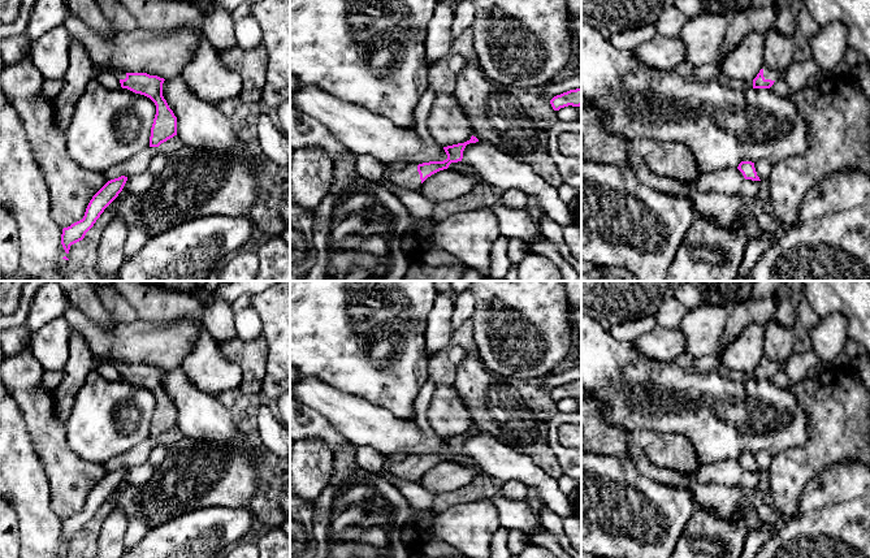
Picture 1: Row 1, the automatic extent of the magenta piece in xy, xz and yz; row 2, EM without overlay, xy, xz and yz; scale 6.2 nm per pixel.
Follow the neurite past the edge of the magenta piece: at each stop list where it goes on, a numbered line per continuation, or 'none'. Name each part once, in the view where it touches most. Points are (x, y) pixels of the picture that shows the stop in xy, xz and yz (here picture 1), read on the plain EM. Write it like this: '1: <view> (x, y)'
1: yz (769, 364)

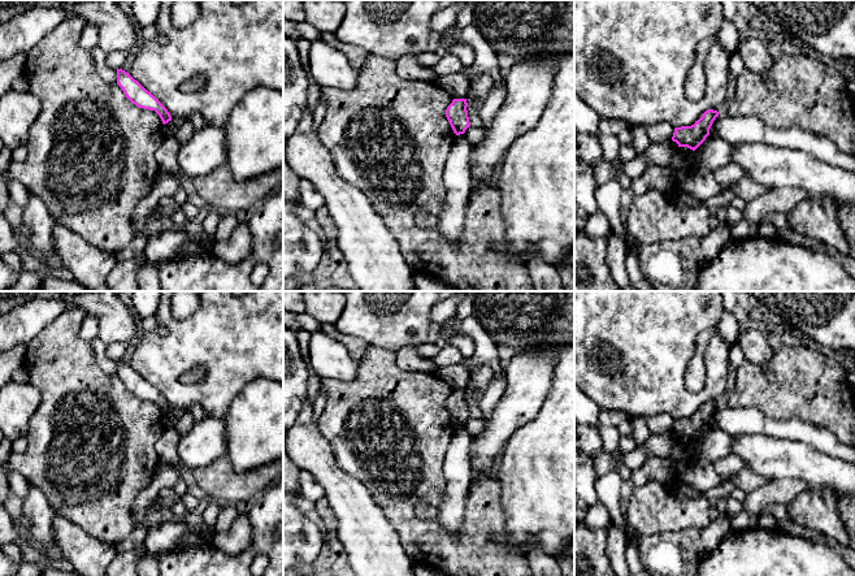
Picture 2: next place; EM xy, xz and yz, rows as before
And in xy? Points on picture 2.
none

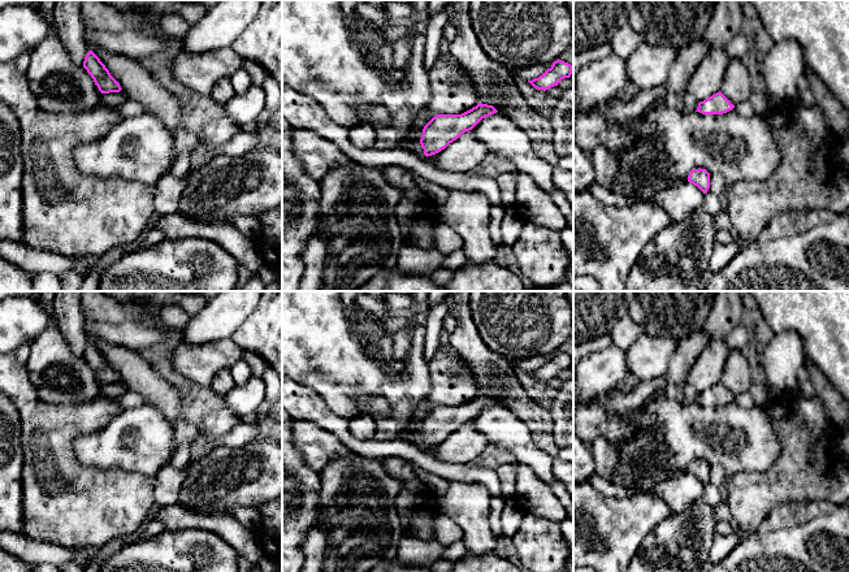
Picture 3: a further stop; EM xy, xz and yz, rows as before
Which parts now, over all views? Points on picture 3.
none

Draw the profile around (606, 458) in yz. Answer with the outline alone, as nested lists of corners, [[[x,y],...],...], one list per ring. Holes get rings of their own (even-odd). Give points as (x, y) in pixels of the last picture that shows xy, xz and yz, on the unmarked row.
[[[597,437],[592,443],[595,473],[612,481],[620,462],[620,454],[612,443]]]

